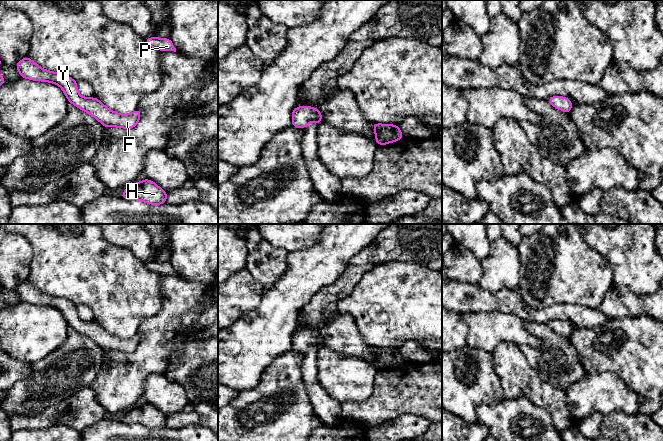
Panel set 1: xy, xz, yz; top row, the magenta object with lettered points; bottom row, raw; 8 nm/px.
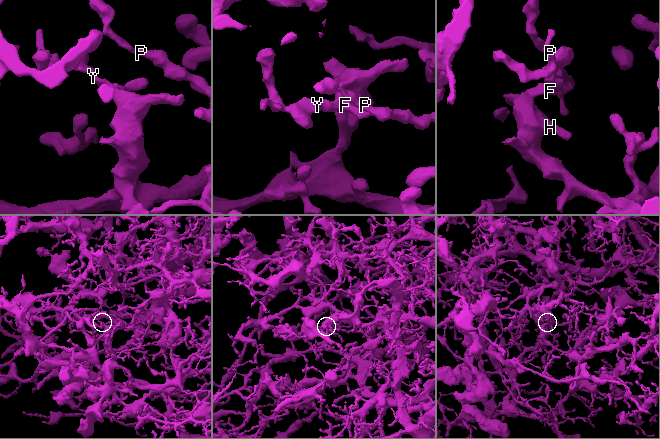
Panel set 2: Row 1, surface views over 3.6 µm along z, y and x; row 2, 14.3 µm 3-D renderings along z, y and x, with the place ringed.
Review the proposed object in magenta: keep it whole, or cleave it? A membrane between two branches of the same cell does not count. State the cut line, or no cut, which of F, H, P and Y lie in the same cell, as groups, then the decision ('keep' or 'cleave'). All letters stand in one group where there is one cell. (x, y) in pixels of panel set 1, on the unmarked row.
no cut | F H P Y | keep

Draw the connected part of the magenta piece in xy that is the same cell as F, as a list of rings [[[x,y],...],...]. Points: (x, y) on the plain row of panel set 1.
[[[29,280],[20,284],[14,289],[22,302],[51,306],[59,309],[66,319],[69,327],[77,330],[80,334],[85,335],[95,341],[104,351],[120,351],[124,353],[134,352],[141,341],[141,335],[137,332],[131,338],[120,338],[107,332],[96,321],[82,321],[77,314],[77,305],[71,301],[45,294],[35,288]]]

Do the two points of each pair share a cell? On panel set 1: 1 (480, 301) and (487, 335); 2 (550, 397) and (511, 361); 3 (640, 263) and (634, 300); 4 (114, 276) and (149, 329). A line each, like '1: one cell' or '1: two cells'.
1: two cells
2: one cell
3: two cells
4: two cells

